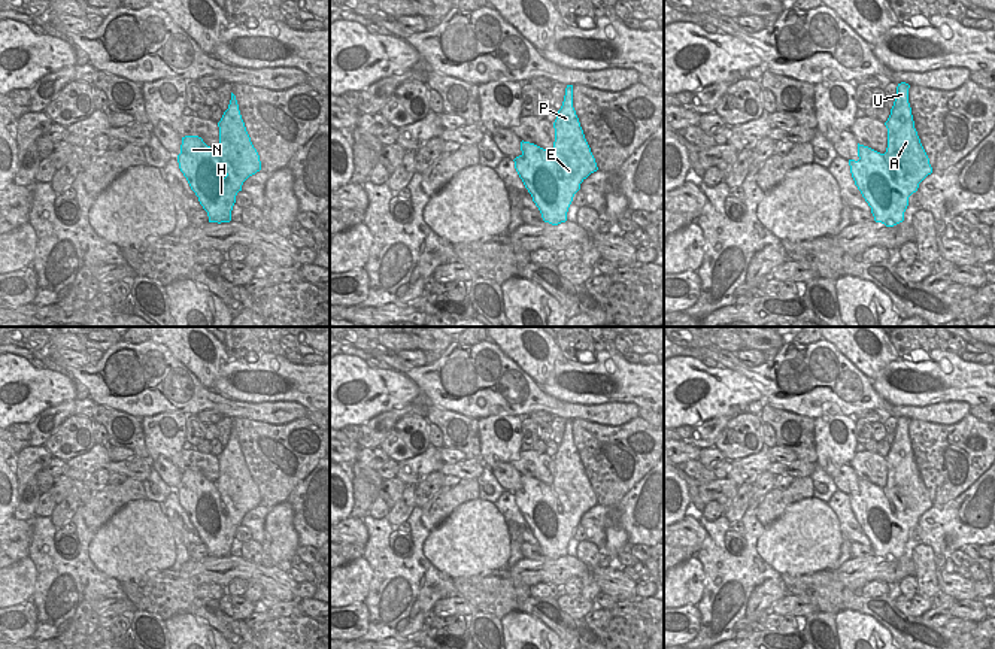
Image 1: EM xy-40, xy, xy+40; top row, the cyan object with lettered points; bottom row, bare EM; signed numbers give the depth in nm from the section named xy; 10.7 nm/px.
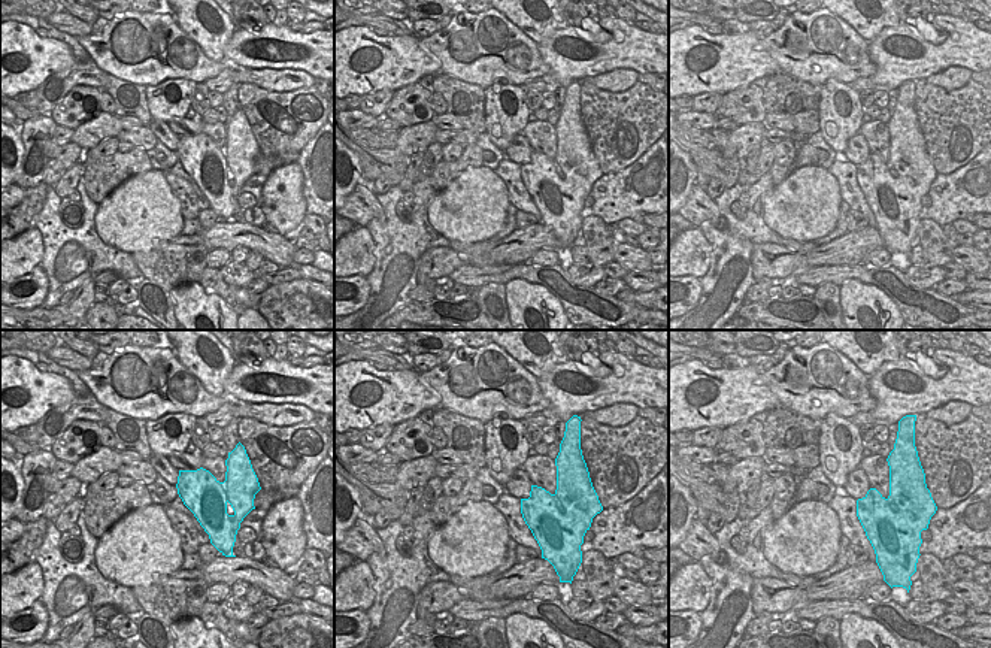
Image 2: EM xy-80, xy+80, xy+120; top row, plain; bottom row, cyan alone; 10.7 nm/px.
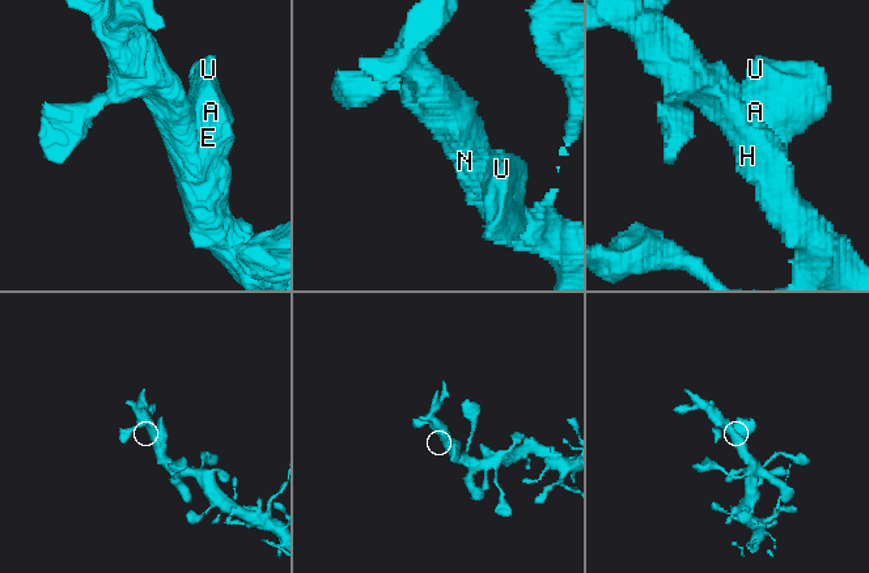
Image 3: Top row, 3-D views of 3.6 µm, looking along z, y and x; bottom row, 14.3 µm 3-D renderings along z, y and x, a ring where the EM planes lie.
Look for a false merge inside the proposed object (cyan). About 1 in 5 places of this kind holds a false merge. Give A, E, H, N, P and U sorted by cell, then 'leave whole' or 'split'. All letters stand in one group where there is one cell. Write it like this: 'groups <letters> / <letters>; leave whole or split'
groups A E H N P U; leave whole

